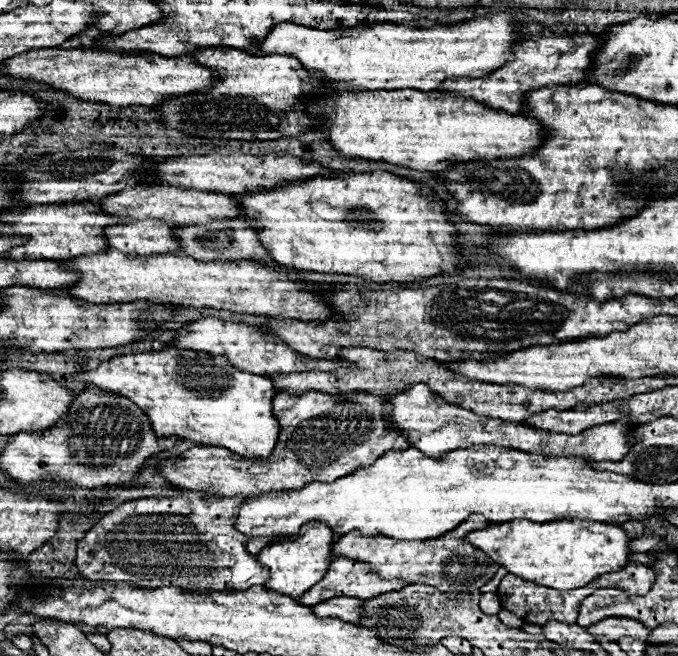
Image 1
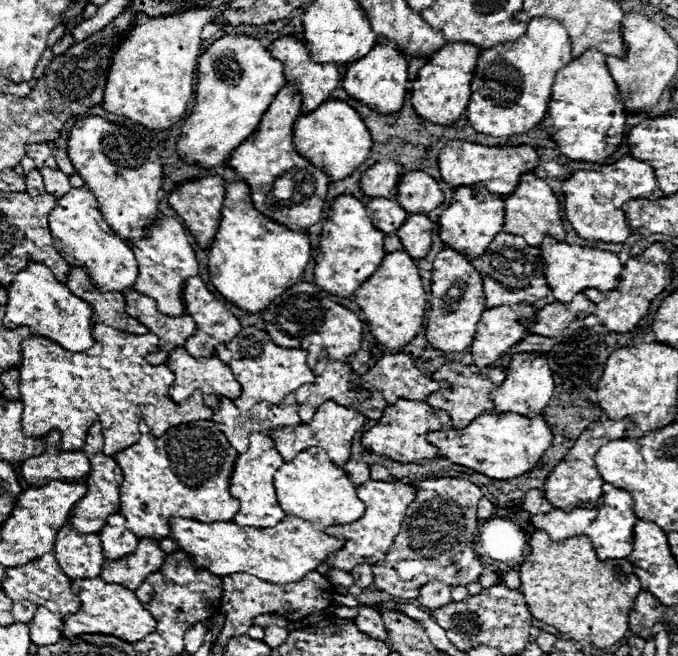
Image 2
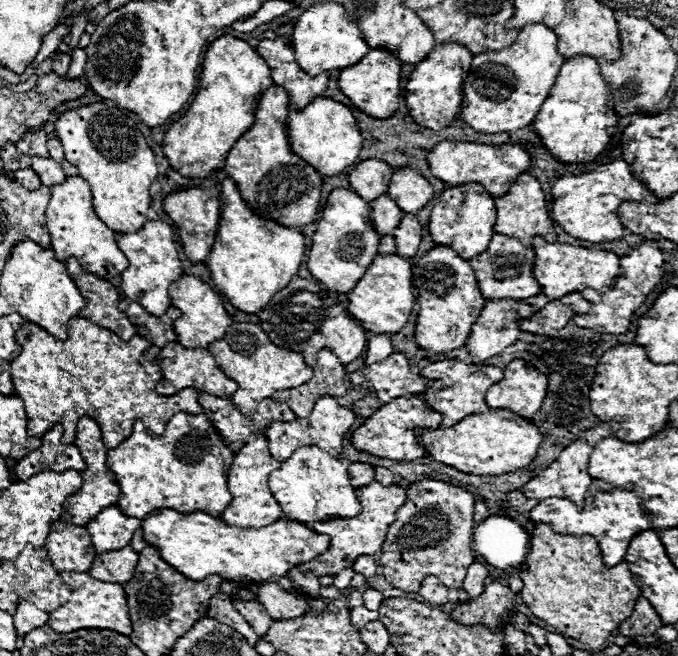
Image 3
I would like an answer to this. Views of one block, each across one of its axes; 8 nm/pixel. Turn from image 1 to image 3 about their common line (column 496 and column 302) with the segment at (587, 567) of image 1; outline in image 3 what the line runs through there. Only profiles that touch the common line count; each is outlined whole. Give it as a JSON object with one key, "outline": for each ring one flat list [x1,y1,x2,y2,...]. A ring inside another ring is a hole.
{"outline":[[160,508,142,522,144,540,160,550,164,562,180,570,190,580,204,580,210,574,218,574,224,580,246,582,276,582,280,576,304,564,330,548,330,536,310,530,296,520,276,520,262,528,236,528,228,526,220,518,204,512,182,514,172,508]]}

